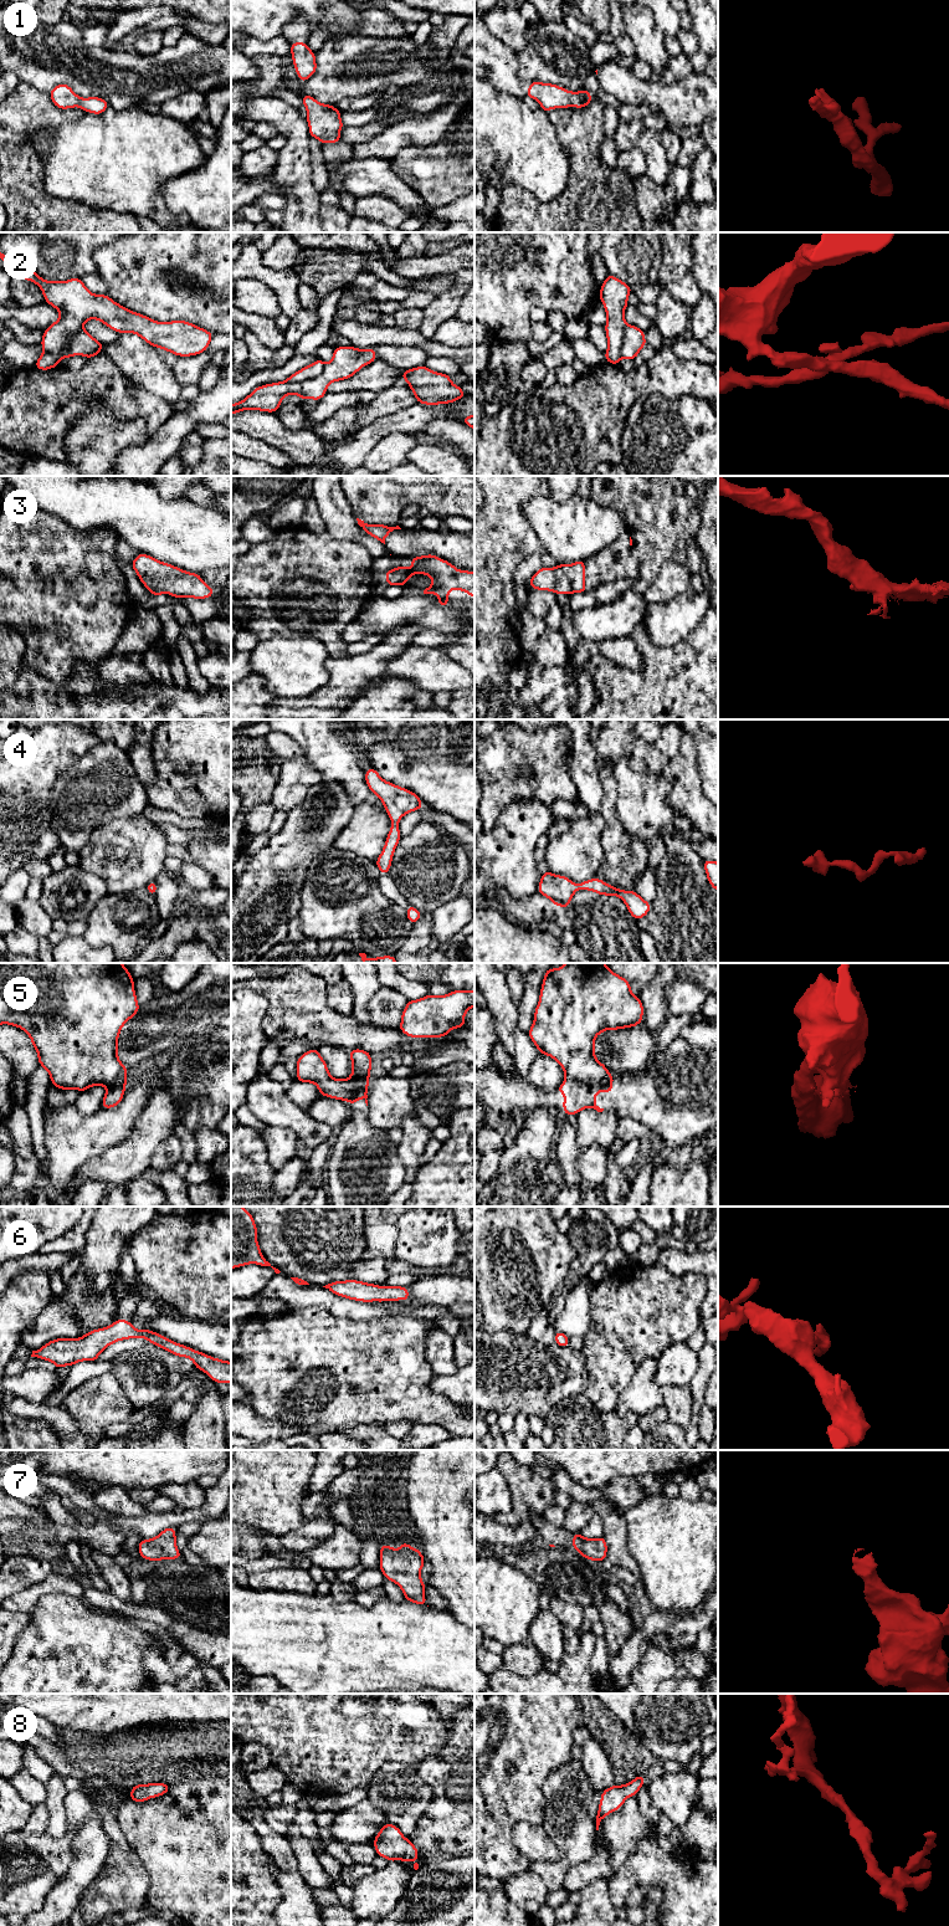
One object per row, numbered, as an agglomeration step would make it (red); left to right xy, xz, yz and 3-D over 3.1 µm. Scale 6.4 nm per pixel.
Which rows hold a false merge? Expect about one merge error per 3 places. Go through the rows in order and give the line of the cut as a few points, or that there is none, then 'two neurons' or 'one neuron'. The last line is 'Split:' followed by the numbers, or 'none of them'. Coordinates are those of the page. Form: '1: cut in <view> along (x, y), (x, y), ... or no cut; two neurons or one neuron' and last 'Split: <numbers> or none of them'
1: no cut; one neuron
2: cut in xy along (82, 328), (59, 354), (44, 351); two neurons
3: no cut; one neuron
4: no cut; one neuron
5: cut in yz along (611, 1076), (600, 1084), (580, 1084), (565, 1077); two neurons
6: no cut; one neuron
7: no cut; one neuron
8: no cut; one neuron
Split: 2, 5

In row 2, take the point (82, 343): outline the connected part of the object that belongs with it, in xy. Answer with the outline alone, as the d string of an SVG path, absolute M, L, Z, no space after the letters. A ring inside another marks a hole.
M78 331L70 340L63 352L58 354L52 354L43 350L39 357L35 368L40 370L48 370L56 368L63 357L84 355L87 359L101 354L104 344L99 343L94 337L92 337L87 331Z

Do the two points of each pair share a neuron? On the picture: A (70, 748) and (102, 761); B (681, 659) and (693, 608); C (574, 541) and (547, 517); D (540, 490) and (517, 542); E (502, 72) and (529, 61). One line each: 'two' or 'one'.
A: two
B: two
C: one
D: one
E: two

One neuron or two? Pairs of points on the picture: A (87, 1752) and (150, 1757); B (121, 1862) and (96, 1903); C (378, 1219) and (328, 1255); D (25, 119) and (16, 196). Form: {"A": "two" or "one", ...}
{"A": "one", "B": "one", "C": "two", "D": "one"}

